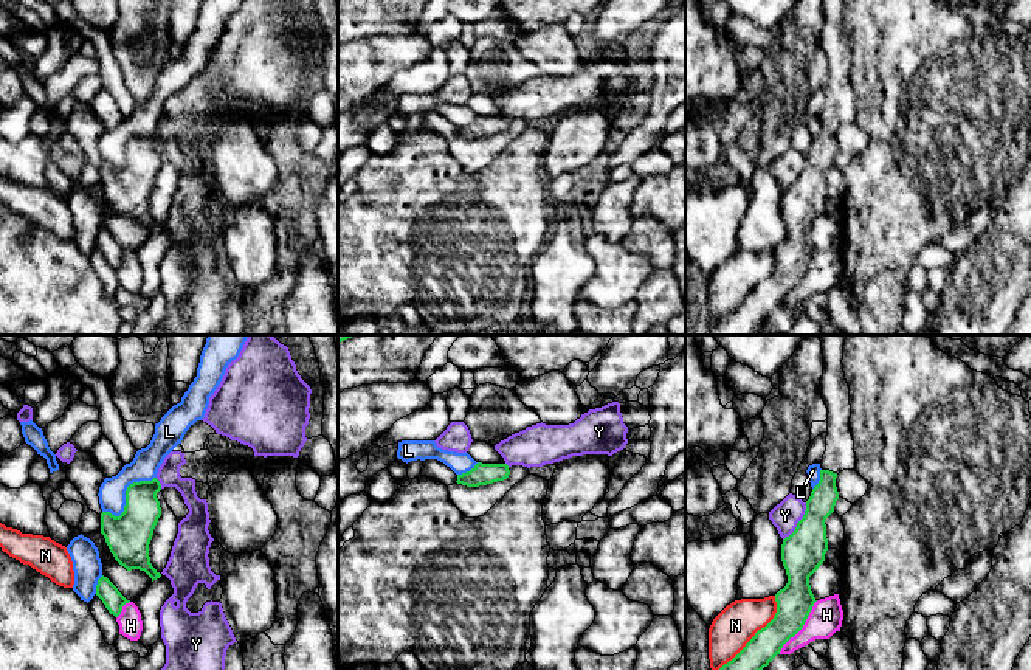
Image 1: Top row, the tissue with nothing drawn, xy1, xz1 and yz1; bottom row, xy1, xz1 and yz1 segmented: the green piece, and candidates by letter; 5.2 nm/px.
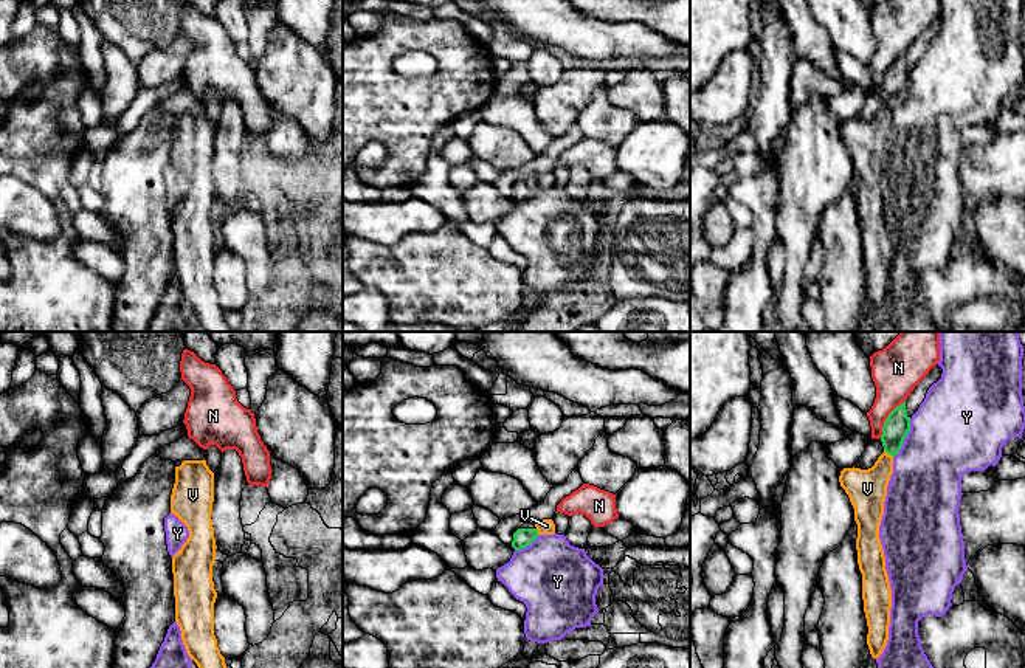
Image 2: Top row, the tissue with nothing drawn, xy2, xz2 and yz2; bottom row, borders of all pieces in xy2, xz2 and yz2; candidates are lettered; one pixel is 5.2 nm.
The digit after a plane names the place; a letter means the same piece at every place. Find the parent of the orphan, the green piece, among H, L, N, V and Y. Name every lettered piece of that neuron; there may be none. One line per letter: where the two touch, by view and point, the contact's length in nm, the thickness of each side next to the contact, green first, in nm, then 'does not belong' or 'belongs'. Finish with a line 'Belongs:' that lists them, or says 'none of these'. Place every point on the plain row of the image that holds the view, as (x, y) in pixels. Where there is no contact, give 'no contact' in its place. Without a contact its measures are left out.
H: meets green in yz1 at (802, 279); contact 340 nm long; 190 nm thick on the green side, 170 nm on the other; does not belong
L: meets green in xy1 at (126, 148); contact 340 nm long; 220 nm thick on the green side, 140 nm on the other; does not belong
N: meets green in yz1 at (754, 289); contact 550 nm long; 190 nm thick on the green side, 220 nm on the other; does not belong
V: meets green in yz2 at (889, 106); contact 70 nm long; 140 nm thick on the green side, 200 nm on the other; belongs
Y: meets green in yz1 at (799, 174); contact 240 nm long; 220 nm thick on the green side, 140 nm on the other; does not belong
Belongs: V

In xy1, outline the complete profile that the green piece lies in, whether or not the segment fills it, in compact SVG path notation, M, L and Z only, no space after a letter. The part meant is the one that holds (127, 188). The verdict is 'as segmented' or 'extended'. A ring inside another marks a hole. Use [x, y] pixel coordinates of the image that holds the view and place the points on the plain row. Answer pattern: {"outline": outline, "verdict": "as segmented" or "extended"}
{"outline": "M157 130L133 135L126 143L126 158L119 169L110 164L101 166L101 186L115 212L127 223L144 223L152 234L161 230L149 209L153 181L161 169L157 150L160 143L161 136Z", "verdict": "as segmented"}

